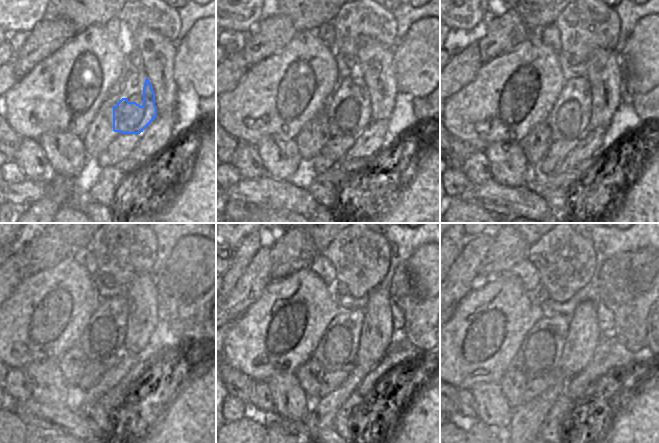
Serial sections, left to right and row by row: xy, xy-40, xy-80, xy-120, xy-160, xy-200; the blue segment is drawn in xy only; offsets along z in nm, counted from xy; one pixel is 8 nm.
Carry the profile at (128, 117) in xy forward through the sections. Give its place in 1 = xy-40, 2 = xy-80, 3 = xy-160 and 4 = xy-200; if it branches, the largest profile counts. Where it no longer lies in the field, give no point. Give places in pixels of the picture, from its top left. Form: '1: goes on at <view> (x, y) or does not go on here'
1: goes on at xy-40 (350, 119)
2: goes on at xy-80 (571, 122)
3: goes on at xy-160 (334, 351)
4: goes on at xy-200 (546, 350)

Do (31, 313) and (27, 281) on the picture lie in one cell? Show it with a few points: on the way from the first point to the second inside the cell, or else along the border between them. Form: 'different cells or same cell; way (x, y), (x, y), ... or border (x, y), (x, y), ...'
different cells; border (35, 286), (25, 301), (13, 311)

